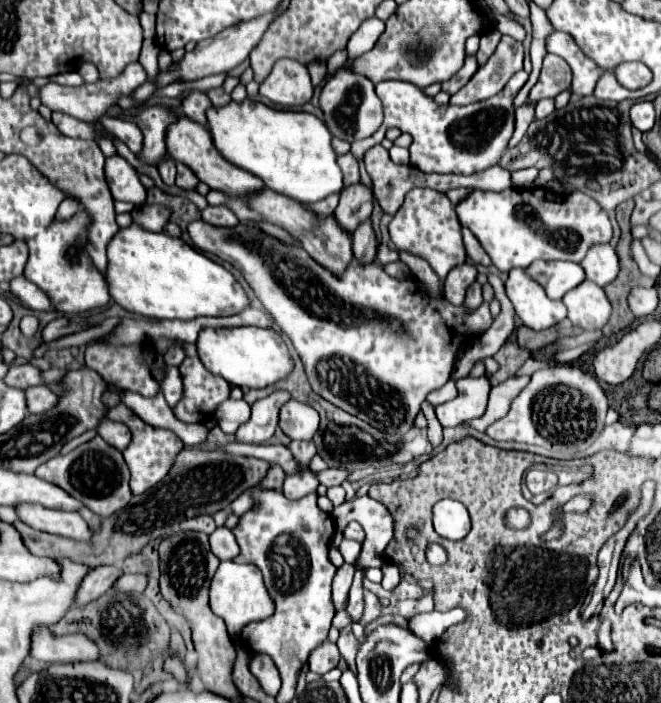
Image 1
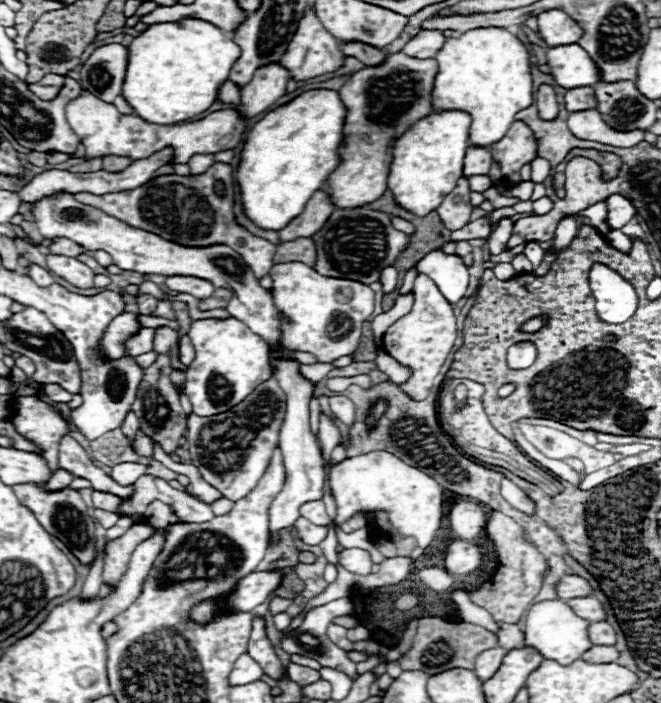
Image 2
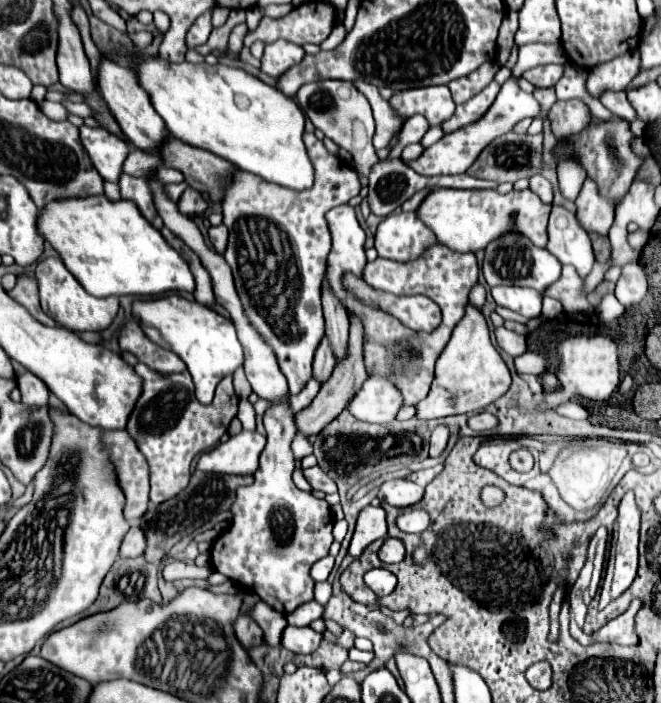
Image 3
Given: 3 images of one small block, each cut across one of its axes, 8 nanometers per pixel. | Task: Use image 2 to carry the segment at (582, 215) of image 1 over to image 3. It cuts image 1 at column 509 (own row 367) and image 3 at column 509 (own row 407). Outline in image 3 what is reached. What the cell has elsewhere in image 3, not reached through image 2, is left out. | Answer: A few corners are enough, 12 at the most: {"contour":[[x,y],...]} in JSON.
{"contour":[[436,188],[418,216],[440,244],[484,250],[518,232],[548,244],[532,190]]}

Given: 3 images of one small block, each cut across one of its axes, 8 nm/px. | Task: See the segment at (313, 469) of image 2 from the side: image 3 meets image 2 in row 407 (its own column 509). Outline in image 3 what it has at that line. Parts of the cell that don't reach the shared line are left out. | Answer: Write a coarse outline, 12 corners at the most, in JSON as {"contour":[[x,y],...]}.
{"contour":[[496,286],[498,306],[528,320],[542,312],[542,296],[532,288]]}

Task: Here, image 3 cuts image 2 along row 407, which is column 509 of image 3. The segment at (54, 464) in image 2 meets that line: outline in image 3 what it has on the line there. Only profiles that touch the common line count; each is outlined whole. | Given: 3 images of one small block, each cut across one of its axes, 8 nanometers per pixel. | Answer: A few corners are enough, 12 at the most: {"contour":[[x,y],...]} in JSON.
{"contour":[[508,12],[498,34],[498,62],[506,64],[514,46],[518,14]]}

